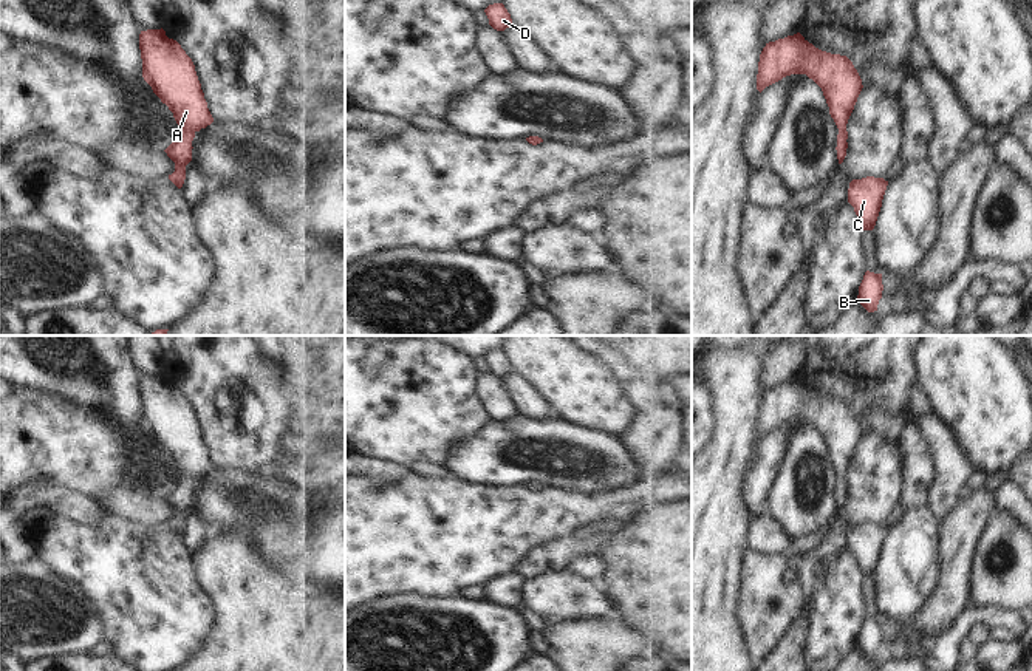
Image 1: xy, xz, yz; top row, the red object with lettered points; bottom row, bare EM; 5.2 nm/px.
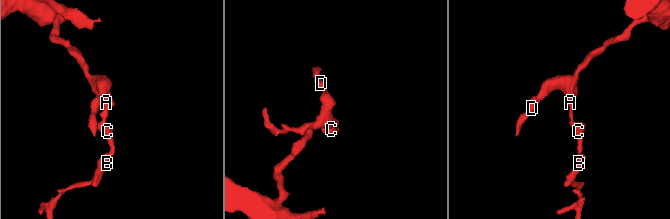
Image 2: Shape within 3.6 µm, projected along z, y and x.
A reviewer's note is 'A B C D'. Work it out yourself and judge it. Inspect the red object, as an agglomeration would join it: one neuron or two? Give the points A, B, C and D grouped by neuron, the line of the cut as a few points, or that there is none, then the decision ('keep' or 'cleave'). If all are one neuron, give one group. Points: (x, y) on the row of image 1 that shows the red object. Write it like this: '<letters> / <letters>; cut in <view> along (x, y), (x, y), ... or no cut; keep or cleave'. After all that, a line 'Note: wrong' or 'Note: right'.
A B C D; no cut; keep
Note: right

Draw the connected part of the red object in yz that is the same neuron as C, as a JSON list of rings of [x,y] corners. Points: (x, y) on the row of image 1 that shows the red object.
[[[874,176],[853,179],[849,182],[848,203],[854,207],[863,230],[874,229],[887,186],[888,181]]]

